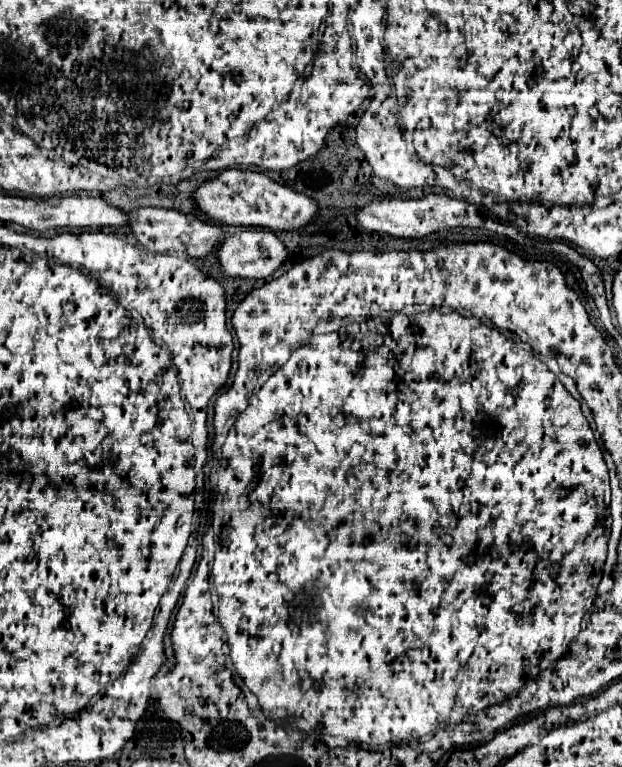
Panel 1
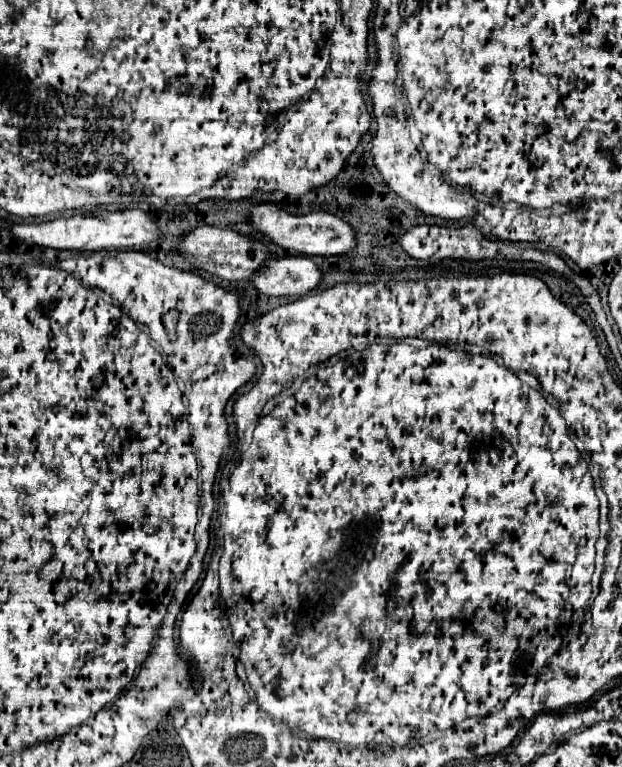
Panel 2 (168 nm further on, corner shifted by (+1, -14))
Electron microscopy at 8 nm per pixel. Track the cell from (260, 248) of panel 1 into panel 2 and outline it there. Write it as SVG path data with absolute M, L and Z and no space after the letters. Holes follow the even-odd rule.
M273 258L251 282L267 296L303 296L319 286L321 270L311 258Z

